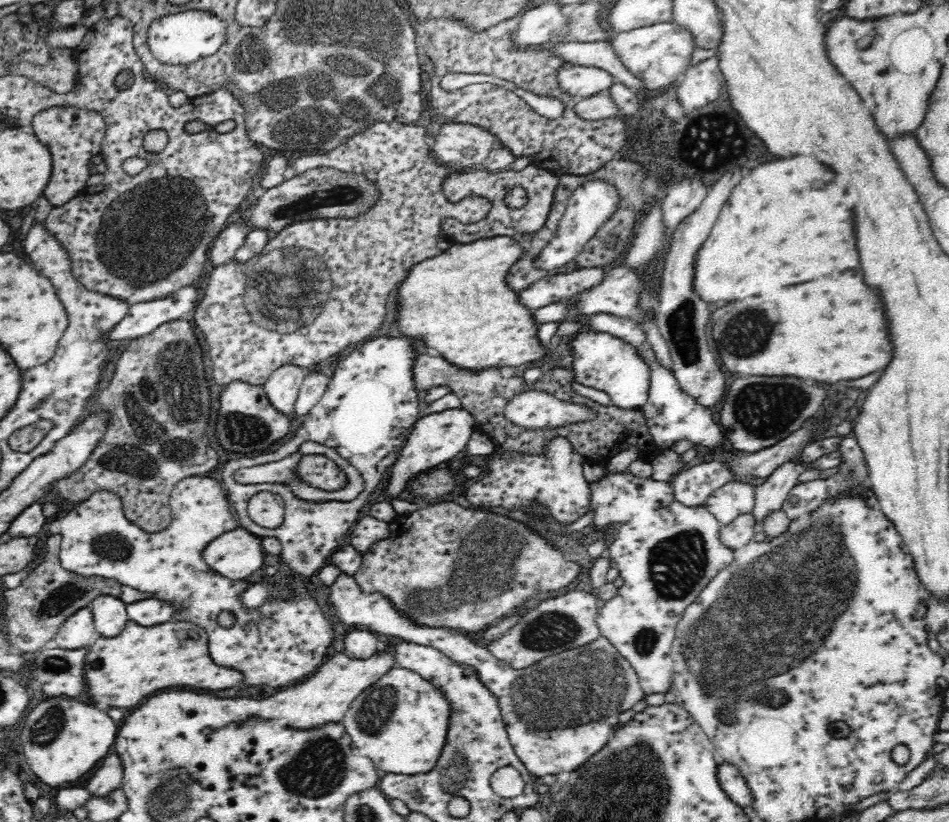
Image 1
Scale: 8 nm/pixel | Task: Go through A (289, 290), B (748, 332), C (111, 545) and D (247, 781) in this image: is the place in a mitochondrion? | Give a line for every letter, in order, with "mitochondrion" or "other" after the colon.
A: mitochondrion
B: mitochondrion
C: mitochondrion
D: other

